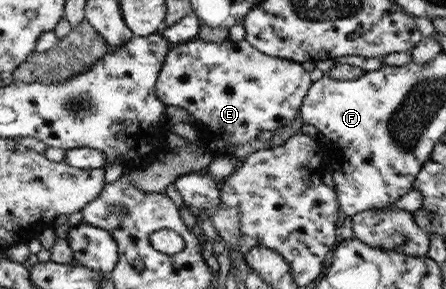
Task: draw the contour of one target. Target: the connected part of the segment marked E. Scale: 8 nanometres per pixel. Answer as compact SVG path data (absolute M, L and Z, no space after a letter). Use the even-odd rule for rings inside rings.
M196 38L172 45L160 69L155 90L164 103L186 110L192 117L192 125L208 126L218 138L235 147L256 138L263 130L274 132L296 118L312 83L301 63L262 54L246 38L221 43Z

